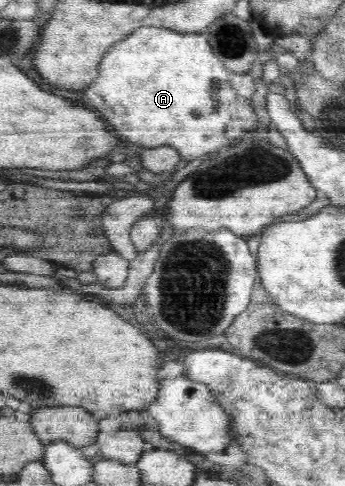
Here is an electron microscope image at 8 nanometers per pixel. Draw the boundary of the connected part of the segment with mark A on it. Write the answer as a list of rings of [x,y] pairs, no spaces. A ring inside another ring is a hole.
[[[154,26],[140,27],[140,31],[134,31],[104,55],[100,75],[86,91],[88,103],[102,113],[106,123],[124,141],[136,143],[141,148],[173,147],[181,155],[182,164],[206,155],[216,156],[234,147],[237,142],[250,137],[247,133],[256,129],[258,116],[252,101],[232,88],[232,72],[216,57],[204,35],[188,35]]]

